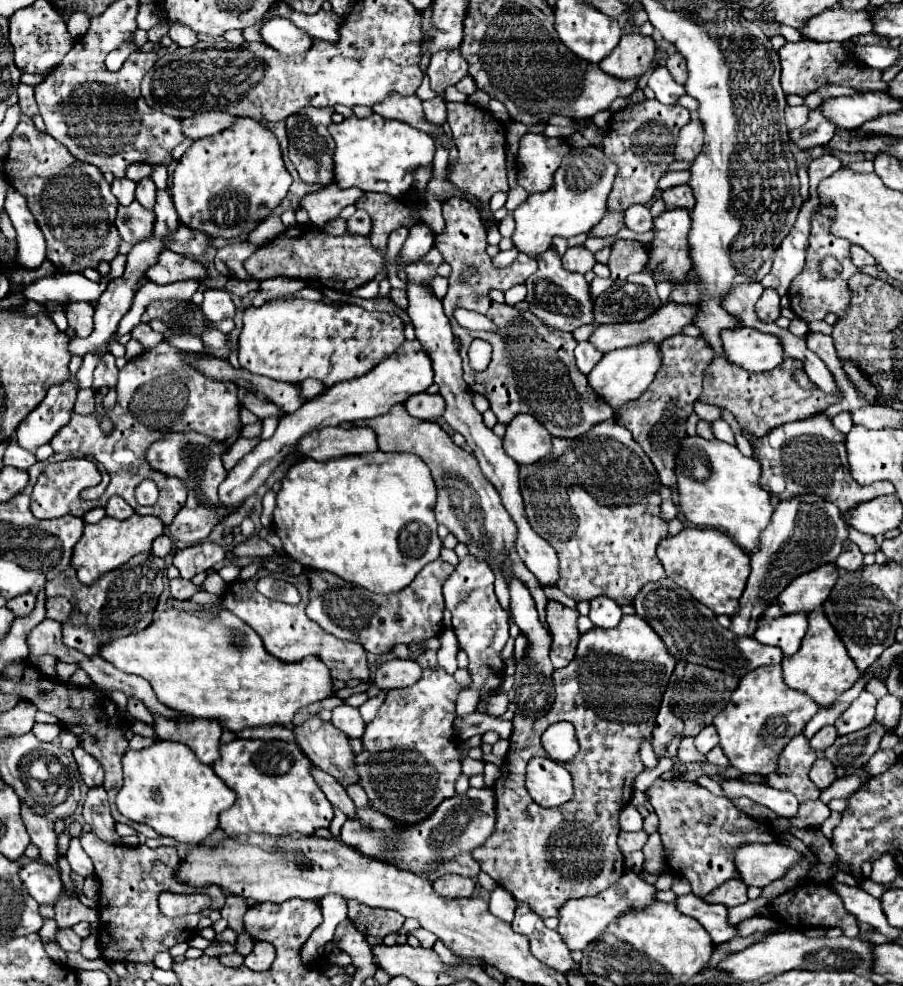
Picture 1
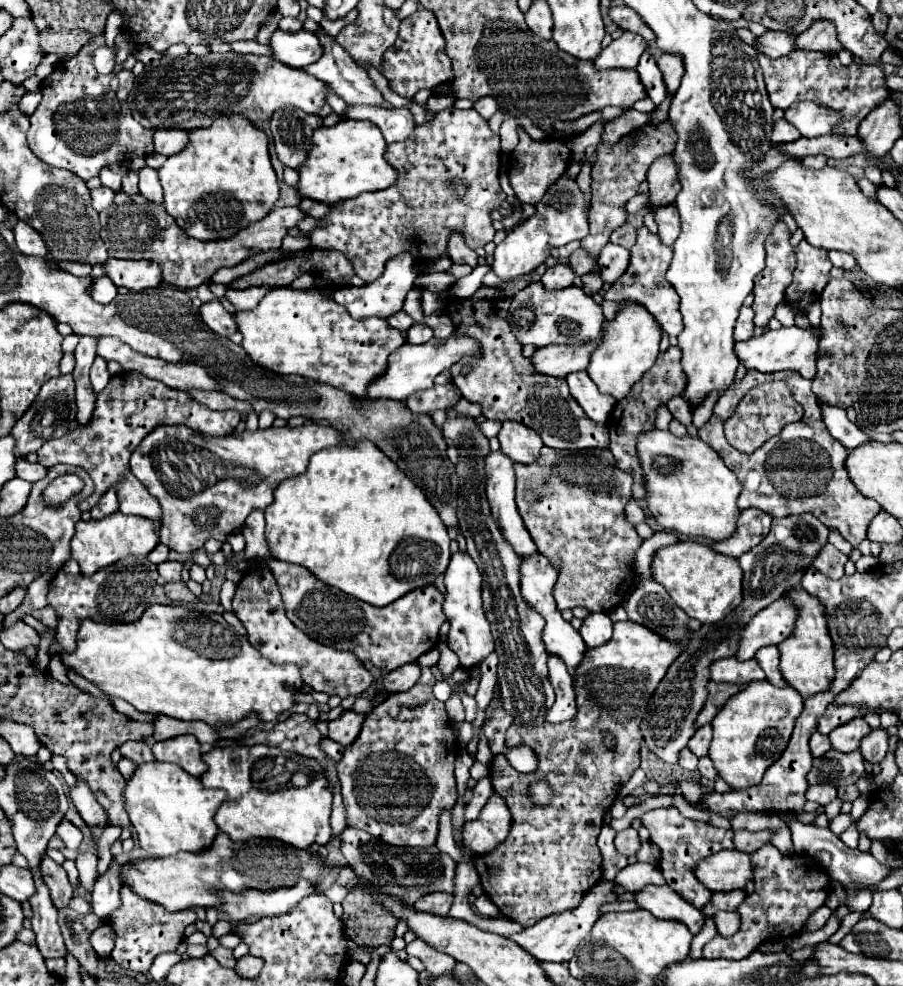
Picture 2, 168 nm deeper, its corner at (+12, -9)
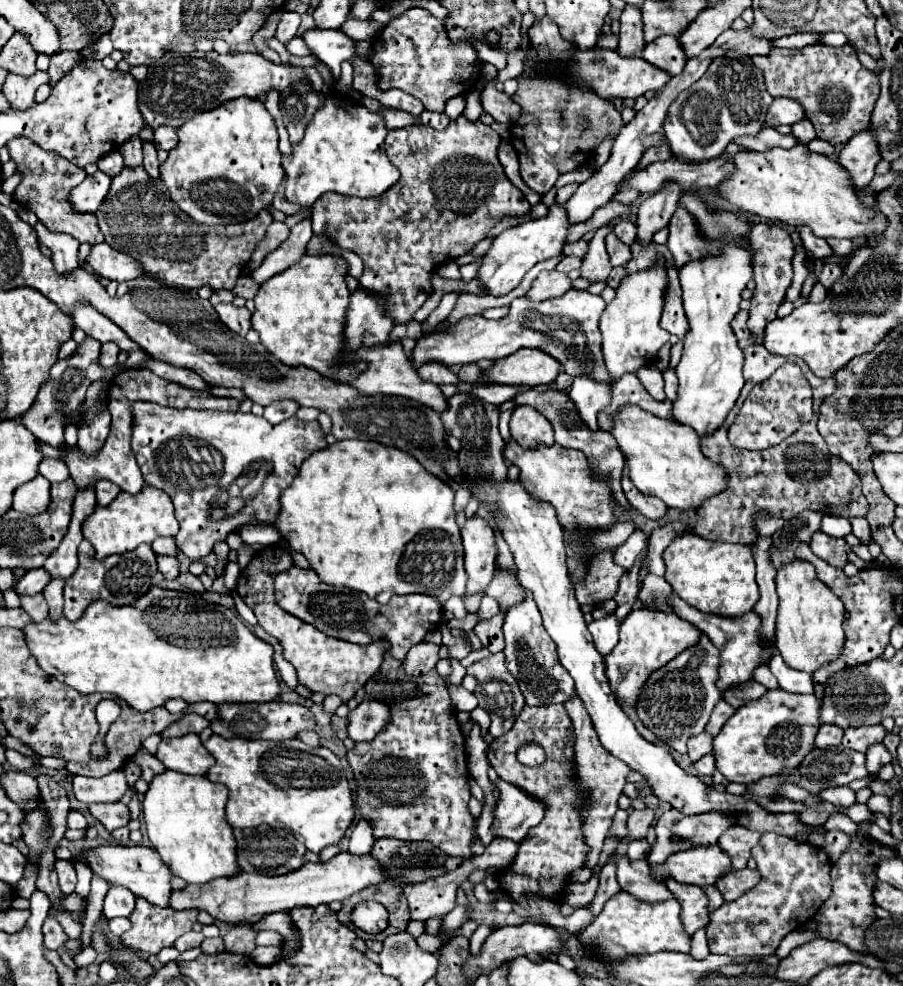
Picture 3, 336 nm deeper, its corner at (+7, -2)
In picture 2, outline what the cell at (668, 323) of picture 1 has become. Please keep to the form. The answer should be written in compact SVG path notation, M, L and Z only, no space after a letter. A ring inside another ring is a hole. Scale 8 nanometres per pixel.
M598 341L586 345L546 345L536 349L530 361L534 363L536 373L564 379L566 375L588 367L588 359L596 345Z

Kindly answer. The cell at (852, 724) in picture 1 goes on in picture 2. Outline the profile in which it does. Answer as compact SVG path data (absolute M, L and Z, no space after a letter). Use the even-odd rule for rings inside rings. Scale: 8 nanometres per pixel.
M858 717L858 719L834 729L830 733L830 741L832 741L834 749L838 749L842 753L850 753L860 747L860 741L862 741L862 737L866 737L866 733L870 733L870 725L862 717Z

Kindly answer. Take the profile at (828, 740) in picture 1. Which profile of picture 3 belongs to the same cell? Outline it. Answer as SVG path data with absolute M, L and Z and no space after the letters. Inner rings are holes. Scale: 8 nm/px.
M821 724L817 738L815 738L815 746L817 748L829 748L829 746L839 746L843 738L843 728L839 726L831 726L831 724Z

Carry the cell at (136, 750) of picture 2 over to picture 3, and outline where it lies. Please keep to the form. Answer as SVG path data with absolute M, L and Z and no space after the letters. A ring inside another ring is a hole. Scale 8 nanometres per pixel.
M139 748L139 750L137 750L137 754L133 756L133 762L141 768L143 778L145 778L147 782L151 782L151 778L153 778L155 774L161 774L161 772L165 770L163 762L161 762L157 756L149 754L145 748Z

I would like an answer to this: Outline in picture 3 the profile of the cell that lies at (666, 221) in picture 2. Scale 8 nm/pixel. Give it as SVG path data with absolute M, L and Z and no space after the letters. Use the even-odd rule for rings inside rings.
M679 206L677 212L673 214L671 222L669 222L667 248L673 254L677 266L681 266L683 262L701 258L709 252L717 252L719 246L703 240L697 232L697 226L695 226L691 214Z

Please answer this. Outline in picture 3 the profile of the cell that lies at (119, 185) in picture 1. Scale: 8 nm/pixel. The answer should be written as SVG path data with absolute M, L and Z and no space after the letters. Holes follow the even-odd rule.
M103 172L87 176L75 190L71 190L71 202L77 212L95 213L111 188L111 178Z

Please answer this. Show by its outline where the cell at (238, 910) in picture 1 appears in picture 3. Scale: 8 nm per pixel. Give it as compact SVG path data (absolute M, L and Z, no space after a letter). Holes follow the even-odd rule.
M137 898L135 910L129 916L131 930L121 936L121 946L127 948L127 950L135 950L135 952L143 952L143 954L157 956L163 948L173 946L179 936L183 936L185 932L191 930L193 922L197 920L197 914L199 914L199 910L161 908L161 906L155 906L155 904L147 902L147 900L143 900L143 898Z

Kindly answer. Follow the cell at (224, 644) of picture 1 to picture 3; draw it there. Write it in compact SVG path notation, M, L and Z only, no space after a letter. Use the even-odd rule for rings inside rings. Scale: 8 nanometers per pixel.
M153 586L143 598L139 598L139 602L133 602L131 606L111 606L109 602L91 602L87 606L87 610L83 612L83 616L75 622L69 622L67 618L61 618L59 622L51 622L49 618L39 622L39 624L29 624L25 630L25 638L29 642L31 654L35 654L39 666L43 666L43 670L47 670L47 674L53 674L59 682L73 686L75 690L79 690L81 694L93 694L93 692L107 692L107 694L115 694L119 698L123 698L129 706L137 708L137 710L153 710L157 706L165 706L167 700L171 698L181 698L187 704L197 704L203 700L215 702L215 704L245 704L245 702L273 702L279 694L281 694L281 684L277 678L277 670L273 664L273 646L261 638L257 638L237 616L237 612L233 612L231 608L219 606L219 604L211 604L205 602L201 596L195 596L191 592L177 592L177 590L163 590Z

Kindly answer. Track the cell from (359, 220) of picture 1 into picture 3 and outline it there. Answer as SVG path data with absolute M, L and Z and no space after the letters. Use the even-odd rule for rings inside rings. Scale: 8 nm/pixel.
M461 114L457 120L451 120L445 130L433 130L417 124L395 128L385 138L387 158L401 172L401 178L395 186L375 198L327 192L313 204L313 234L327 236L339 248L351 250L363 258L365 270L359 278L359 284L367 286L367 290L377 290L377 294L383 294L383 298L391 302L391 316L397 324L409 322L421 308L431 292L429 278L437 264L467 254L479 240L487 236L495 224L501 222L501 218L525 216L531 210L523 192L517 190L503 174L503 166L497 160L499 144L501 138L491 126L483 124L481 120L471 122L465 114Z

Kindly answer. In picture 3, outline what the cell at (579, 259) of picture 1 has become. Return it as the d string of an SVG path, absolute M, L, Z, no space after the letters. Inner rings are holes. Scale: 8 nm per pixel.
M551 270L551 272L541 272L537 280L533 282L533 288L527 292L531 300L547 300L547 298L557 298L565 294L565 290L571 288L571 280L565 272Z

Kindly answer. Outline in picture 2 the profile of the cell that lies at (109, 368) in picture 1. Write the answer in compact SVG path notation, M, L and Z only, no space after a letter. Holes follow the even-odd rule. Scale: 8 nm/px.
M96 357L94 365L92 365L92 369L90 369L92 387L94 387L96 391L102 391L104 385L108 383L108 379L110 379L110 373L108 373L108 369L106 369L106 361L102 361L102 357Z

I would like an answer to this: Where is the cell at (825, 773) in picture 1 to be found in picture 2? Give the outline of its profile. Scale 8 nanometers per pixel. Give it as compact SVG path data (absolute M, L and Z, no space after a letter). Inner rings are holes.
M812 785L806 791L806 799L816 801L818 805L828 805L836 797L838 797L838 793L836 793L836 789L832 785Z

